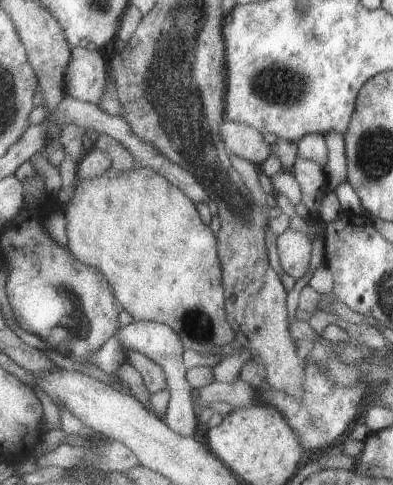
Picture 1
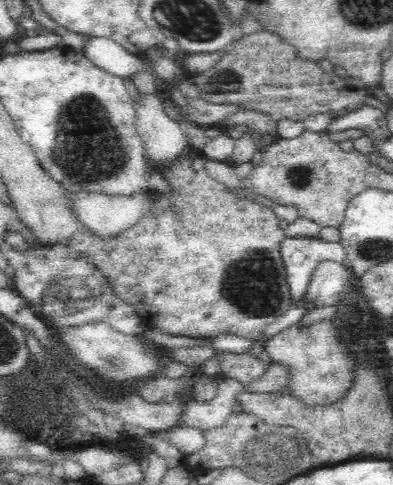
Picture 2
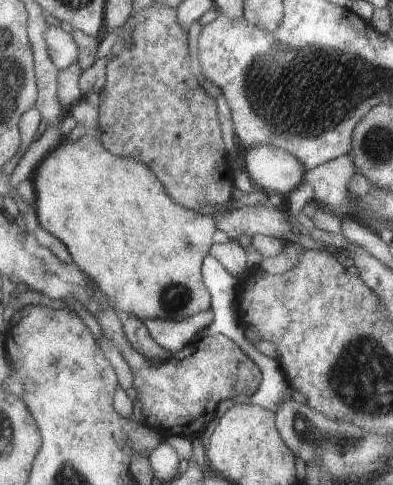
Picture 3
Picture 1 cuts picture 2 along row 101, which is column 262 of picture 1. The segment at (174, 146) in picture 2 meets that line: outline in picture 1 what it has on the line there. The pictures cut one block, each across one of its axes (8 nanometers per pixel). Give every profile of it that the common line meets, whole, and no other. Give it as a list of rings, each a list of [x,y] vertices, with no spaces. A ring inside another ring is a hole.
[[[225,120],[221,122],[221,136],[233,156],[251,160],[255,166],[263,164],[271,154],[271,146],[265,142],[265,136],[247,124]]]

